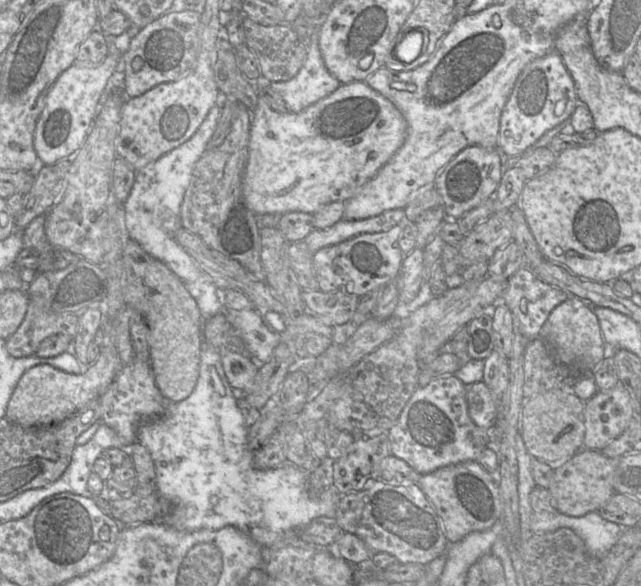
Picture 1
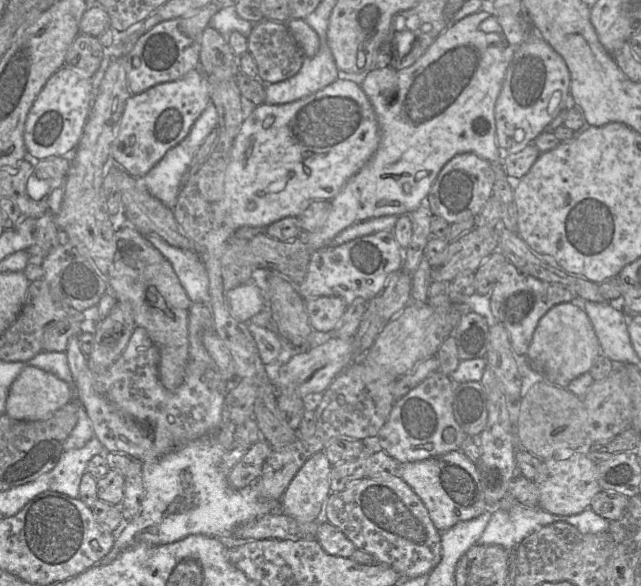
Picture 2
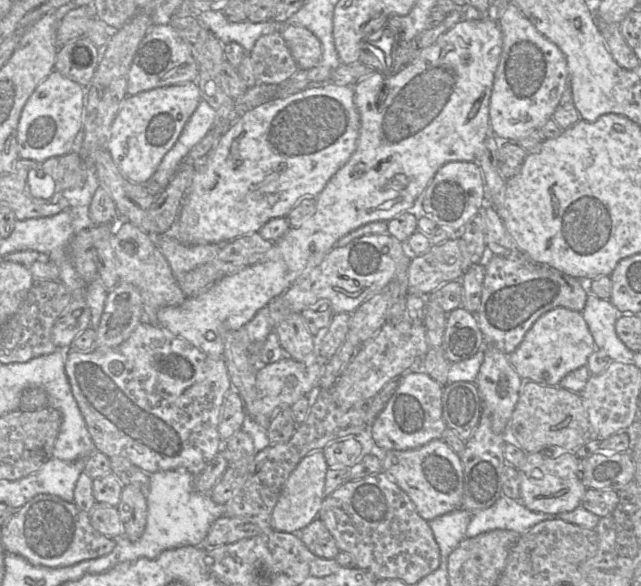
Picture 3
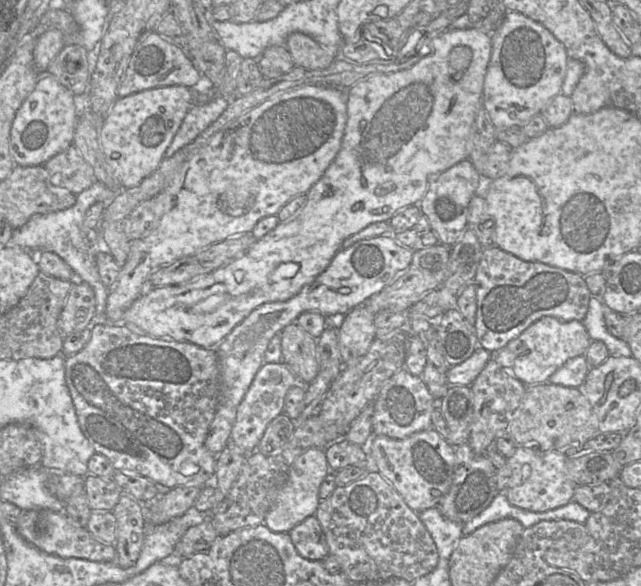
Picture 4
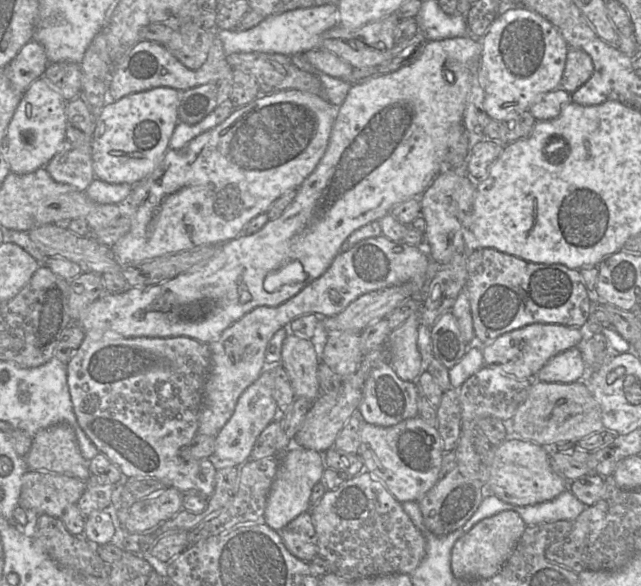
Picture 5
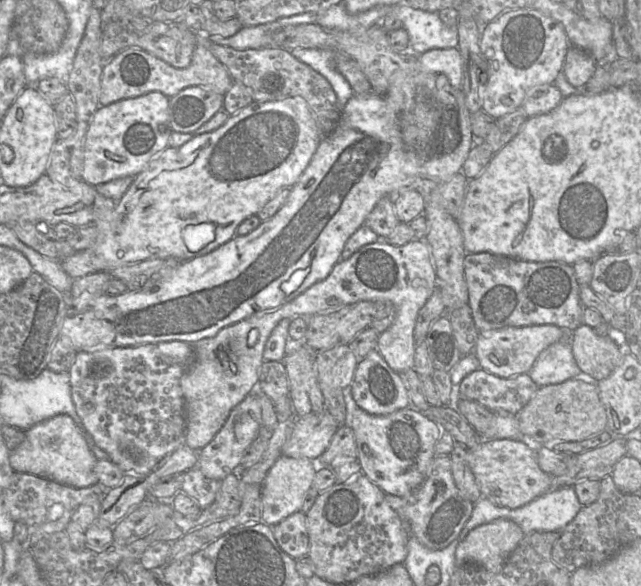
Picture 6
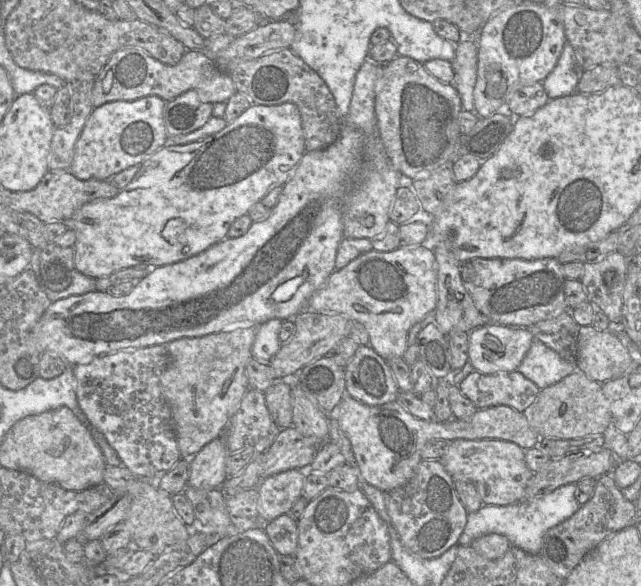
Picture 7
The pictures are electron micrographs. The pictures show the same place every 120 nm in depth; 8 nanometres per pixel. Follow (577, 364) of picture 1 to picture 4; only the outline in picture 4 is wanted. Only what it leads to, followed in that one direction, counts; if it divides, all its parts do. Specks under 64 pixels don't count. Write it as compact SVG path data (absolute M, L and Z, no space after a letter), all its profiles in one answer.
M544 316L507 345L492 352L491 358L525 385L545 383L568 359L584 355L590 343L591 339L581 321L562 321Z

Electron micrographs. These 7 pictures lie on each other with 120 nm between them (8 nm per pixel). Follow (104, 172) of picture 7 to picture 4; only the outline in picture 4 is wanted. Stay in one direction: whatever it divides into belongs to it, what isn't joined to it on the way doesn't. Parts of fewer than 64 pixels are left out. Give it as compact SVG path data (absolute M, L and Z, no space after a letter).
M182 85L147 89L115 101L103 118L99 141L122 189L137 186L158 168L192 105L193 91Z

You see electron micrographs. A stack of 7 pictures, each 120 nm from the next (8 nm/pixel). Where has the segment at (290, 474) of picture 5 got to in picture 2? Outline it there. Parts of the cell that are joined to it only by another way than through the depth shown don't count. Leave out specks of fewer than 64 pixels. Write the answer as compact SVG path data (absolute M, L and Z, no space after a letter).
M323 451L307 459L286 488L280 501L280 512L301 523L325 522L323 513L331 493L331 467Z

